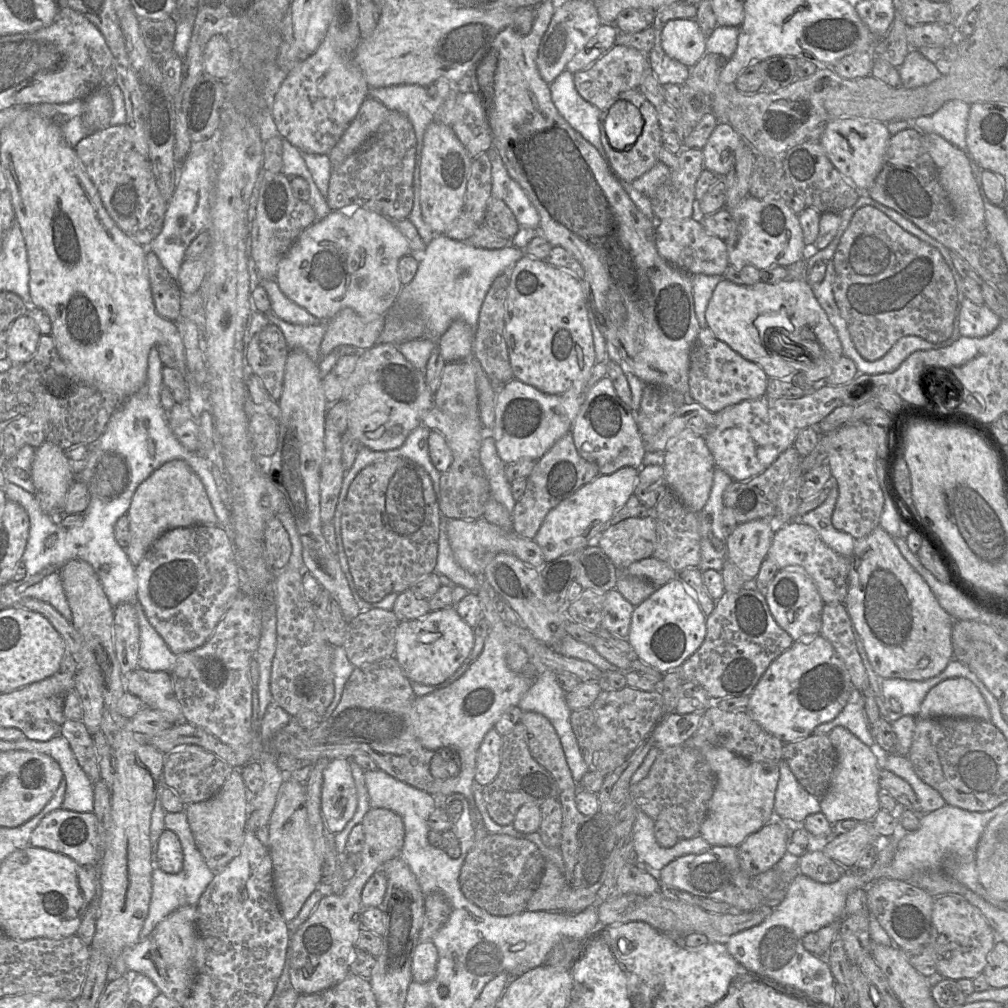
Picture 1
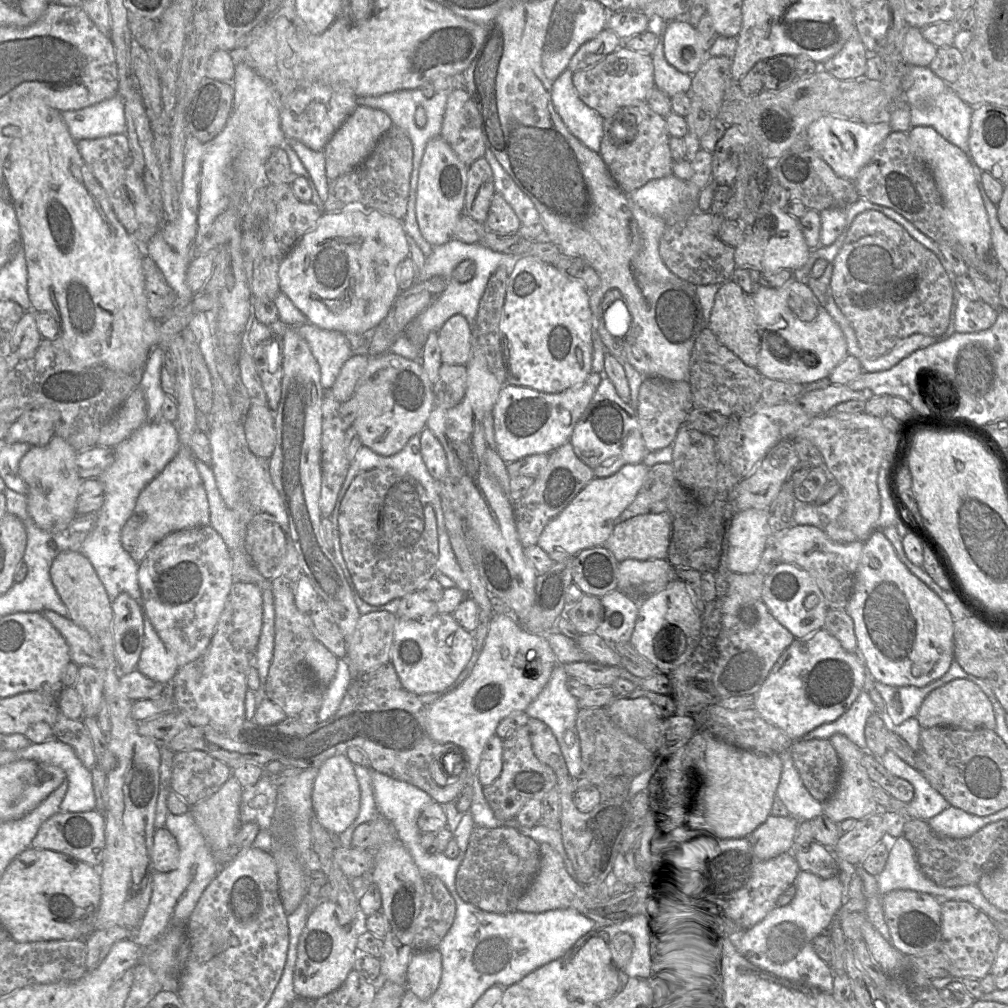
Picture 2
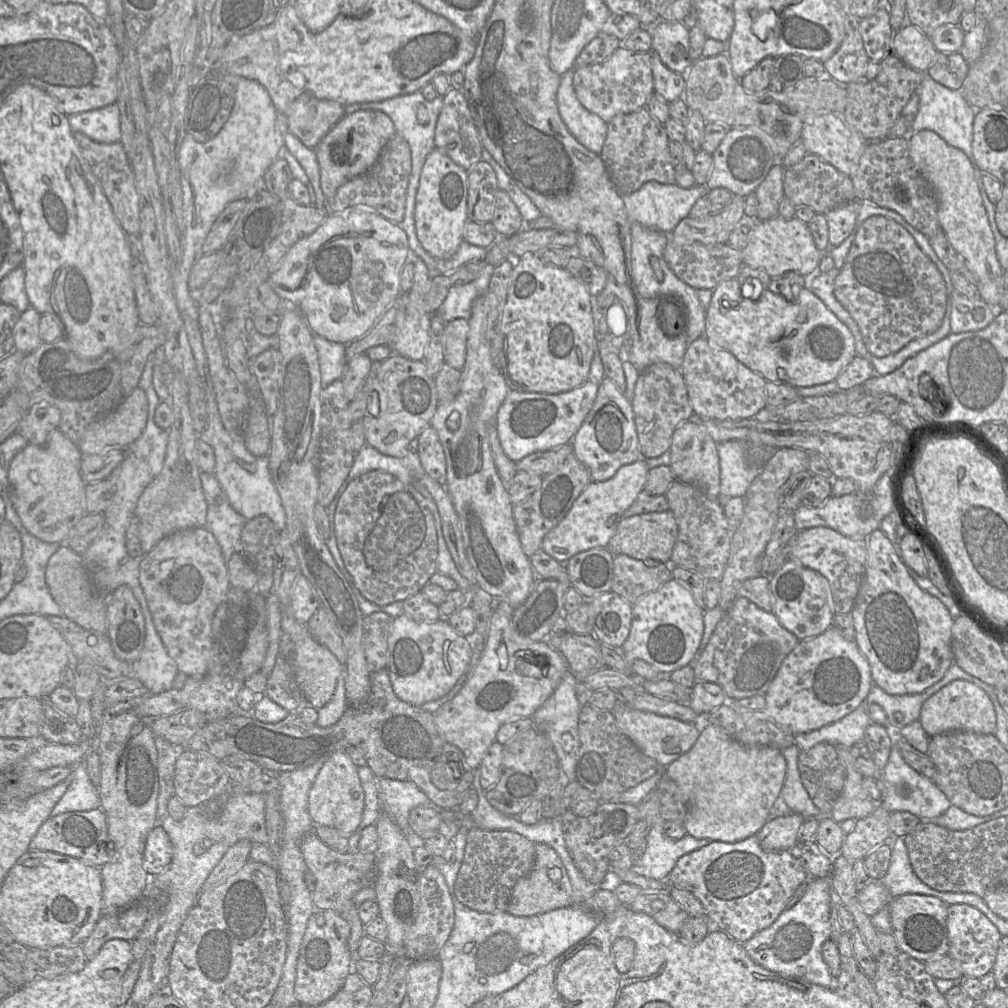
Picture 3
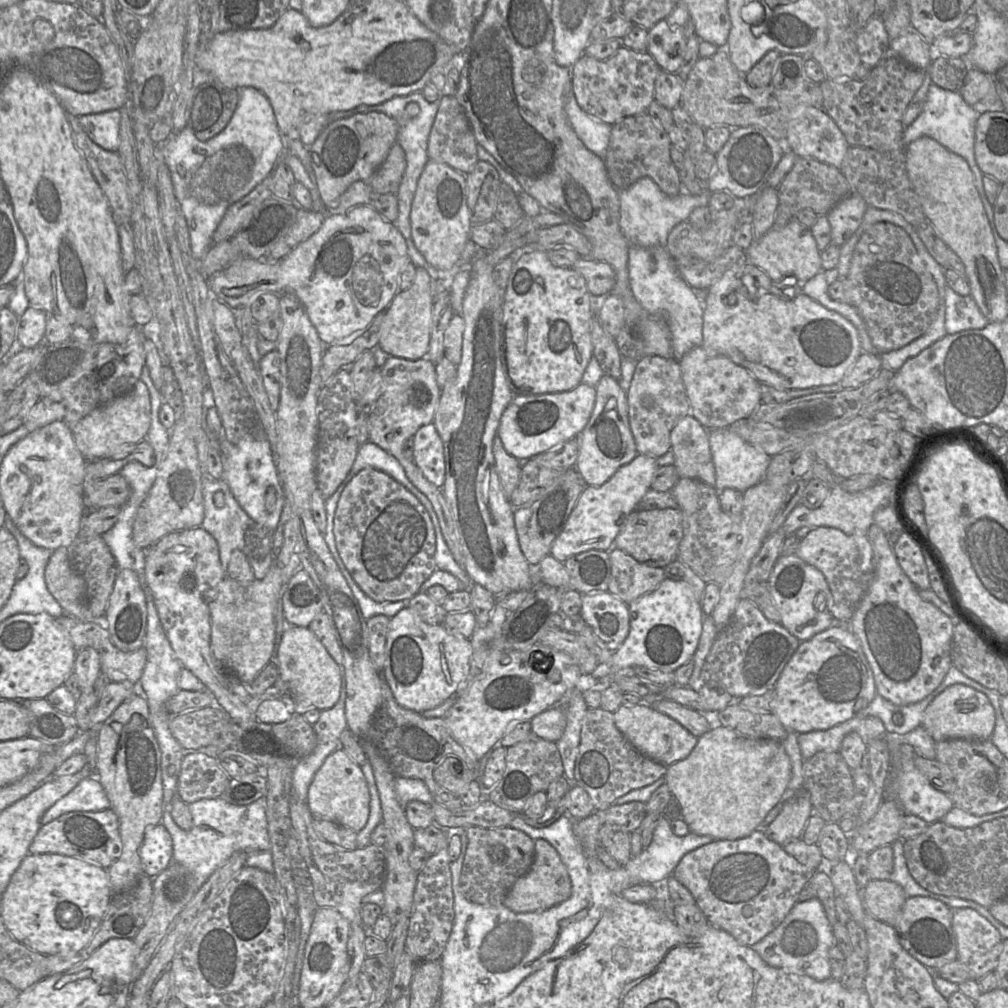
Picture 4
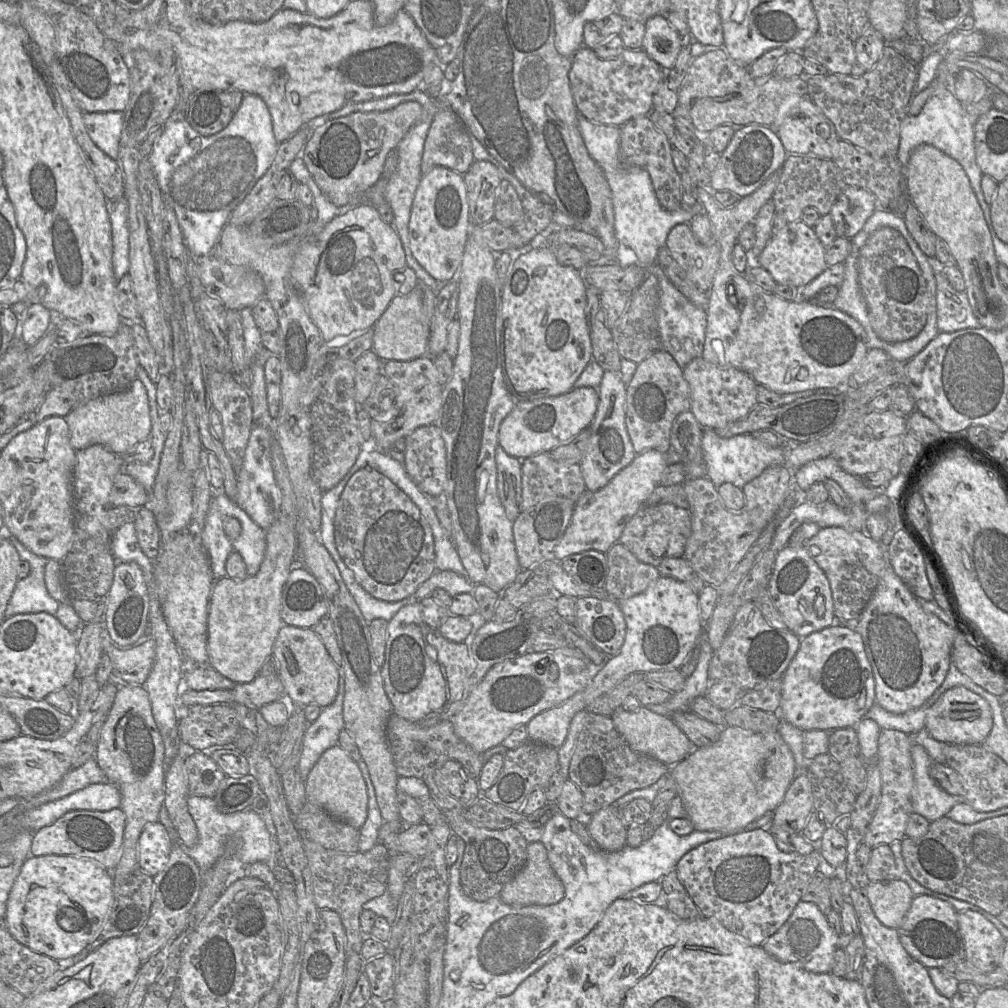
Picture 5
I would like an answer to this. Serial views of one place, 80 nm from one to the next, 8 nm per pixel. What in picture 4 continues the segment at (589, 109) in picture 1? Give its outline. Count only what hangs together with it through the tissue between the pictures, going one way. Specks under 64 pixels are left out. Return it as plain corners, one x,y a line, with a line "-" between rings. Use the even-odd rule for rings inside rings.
571,81
571,92
568,94
568,96
565,100
564,109
565,109
567,118
569,120
569,123
570,123
572,129
574,130
575,134
577,135
577,137
581,140
581,142
585,145
585,147
588,150
590,150
591,152
596,154
598,157
600,157
602,160
604,160
604,157
606,155
607,148
609,145
612,126
609,125
608,123
601,121
597,117
587,114
580,108
580,106
578,105
576,98
573,94
573,91
572,91
572,81

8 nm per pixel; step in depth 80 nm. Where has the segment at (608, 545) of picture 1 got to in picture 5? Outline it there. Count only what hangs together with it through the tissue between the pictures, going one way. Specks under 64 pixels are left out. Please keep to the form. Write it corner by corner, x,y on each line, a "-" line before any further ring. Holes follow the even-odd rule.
670,503
643,505
625,525
619,542
641,562
656,568
666,558
683,557
691,534
691,517
688,509

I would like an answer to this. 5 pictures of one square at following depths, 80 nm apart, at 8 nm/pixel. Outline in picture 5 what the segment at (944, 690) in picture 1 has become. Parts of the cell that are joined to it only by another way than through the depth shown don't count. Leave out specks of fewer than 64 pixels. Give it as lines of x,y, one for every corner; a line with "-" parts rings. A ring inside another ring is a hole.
963,686
946,690
928,709
925,729
936,740
948,744
982,744
993,725
993,713
988,702

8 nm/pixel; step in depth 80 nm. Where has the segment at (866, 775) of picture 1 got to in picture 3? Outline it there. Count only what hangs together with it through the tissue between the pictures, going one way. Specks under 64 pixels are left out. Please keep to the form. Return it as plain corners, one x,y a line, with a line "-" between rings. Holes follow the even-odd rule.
833,745
846,769
846,780
830,817
837,823
846,819
862,819
870,815
878,803
874,803
863,788
864,776
856,769
850,749
844,745

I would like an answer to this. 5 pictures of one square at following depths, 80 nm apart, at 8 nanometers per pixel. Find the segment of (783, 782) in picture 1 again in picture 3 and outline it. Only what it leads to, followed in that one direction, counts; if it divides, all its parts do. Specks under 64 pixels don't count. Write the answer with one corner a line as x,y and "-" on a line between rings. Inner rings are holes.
796,743
782,750
787,763
786,777
780,792
780,797
784,799
791,812
802,815
805,819
822,818
822,812
813,803
802,784
799,769
798,757
800,750

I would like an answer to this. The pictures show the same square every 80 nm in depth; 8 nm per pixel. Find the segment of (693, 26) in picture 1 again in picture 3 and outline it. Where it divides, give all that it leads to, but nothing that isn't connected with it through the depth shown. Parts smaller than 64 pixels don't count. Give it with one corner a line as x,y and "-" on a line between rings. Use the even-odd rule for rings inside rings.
659,20
651,29
652,50
671,71
686,74
692,66
689,32
682,22

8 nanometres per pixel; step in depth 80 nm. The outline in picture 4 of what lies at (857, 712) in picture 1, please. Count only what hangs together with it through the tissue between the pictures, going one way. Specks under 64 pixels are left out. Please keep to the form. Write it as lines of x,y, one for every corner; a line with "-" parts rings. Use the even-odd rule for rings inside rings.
854,716
827,730
815,730
798,734
798,743
803,759
812,757
819,751
839,752
844,737
851,732
858,732
862,719

